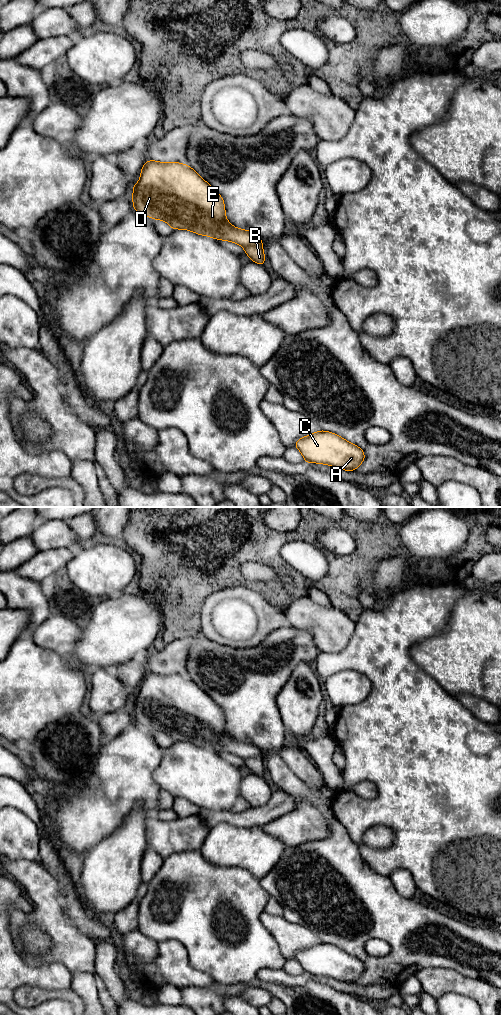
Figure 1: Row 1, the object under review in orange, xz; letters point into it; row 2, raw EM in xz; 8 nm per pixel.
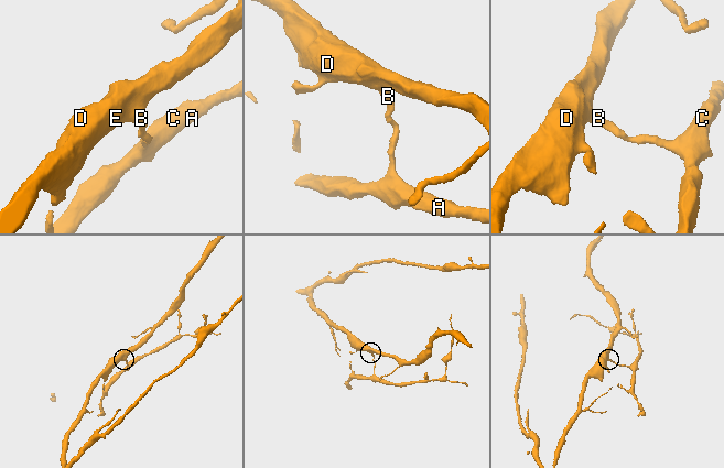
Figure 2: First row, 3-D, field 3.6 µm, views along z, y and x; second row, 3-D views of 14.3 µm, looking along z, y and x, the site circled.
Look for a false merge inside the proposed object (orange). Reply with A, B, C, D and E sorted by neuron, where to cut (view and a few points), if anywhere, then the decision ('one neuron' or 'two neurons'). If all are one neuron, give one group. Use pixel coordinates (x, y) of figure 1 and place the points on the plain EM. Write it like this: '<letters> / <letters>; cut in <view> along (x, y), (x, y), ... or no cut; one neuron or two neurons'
A B C / D E; cut in xz along (261, 755), (248, 757), (244, 760); two neurons

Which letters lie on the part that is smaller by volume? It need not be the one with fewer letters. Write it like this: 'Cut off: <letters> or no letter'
Cut off: A, B, C

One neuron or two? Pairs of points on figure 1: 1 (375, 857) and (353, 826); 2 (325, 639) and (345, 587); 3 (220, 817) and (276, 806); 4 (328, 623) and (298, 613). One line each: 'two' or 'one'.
1: one
2: two
3: one
4: one

